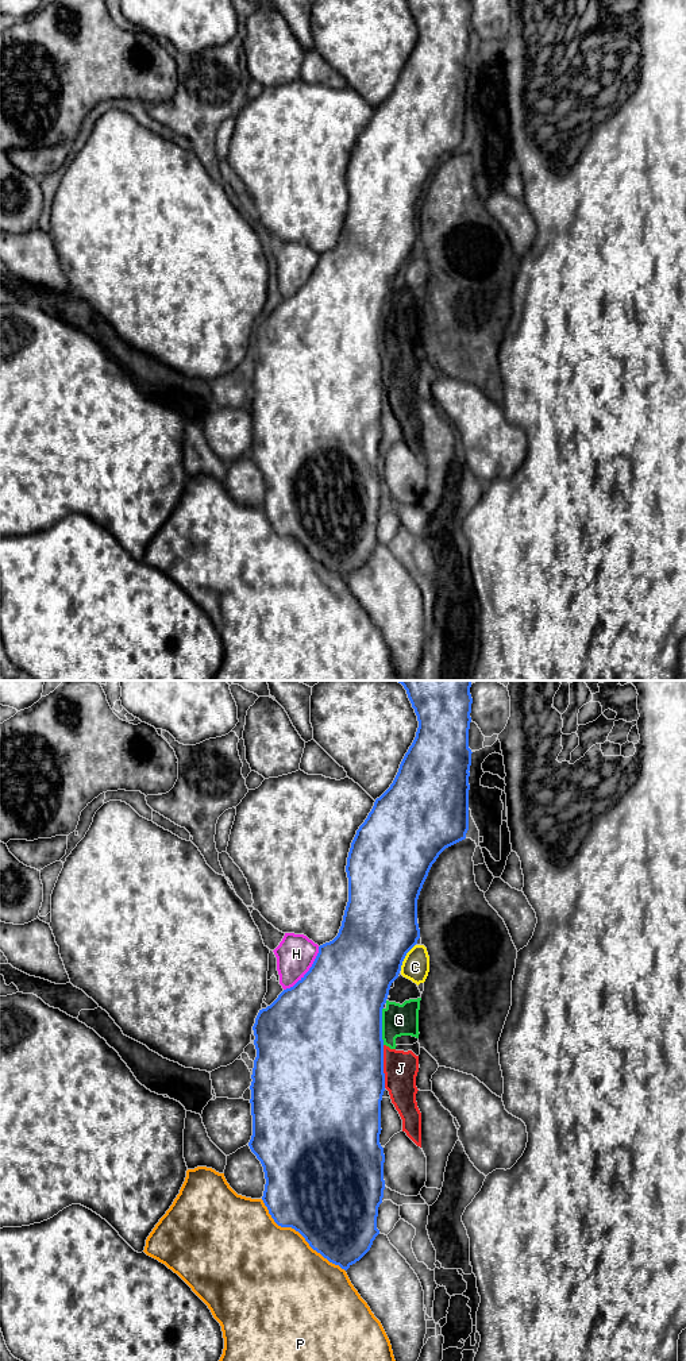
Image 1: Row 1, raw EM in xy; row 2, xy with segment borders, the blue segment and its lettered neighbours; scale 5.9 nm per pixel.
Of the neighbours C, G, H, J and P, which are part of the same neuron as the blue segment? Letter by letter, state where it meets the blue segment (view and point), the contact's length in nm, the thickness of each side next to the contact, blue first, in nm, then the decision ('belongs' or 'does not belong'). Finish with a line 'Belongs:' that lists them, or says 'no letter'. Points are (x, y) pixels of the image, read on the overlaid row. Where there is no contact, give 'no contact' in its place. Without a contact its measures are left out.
C: contact xy (404, 957); length 180 nm; calibres 460 and 160 nm; does not belong
G: contact xy (381, 1026); length 220 nm; calibres 500 and 190 nm; does not belong
H: contact xy (308, 971); length 340 nm; calibres 500 and 220 nm; does not belong
J: contact xy (382, 1067); length 260 nm; calibres 500 and 200 nm; does not belong
P: contact xy (300, 1233); length 650 nm; calibres 500 and 480 nm; does not belong
Belongs: no letter

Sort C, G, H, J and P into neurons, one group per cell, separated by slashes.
C / G J / H / P

